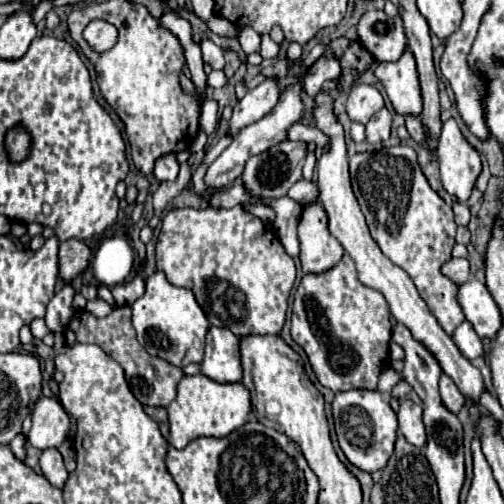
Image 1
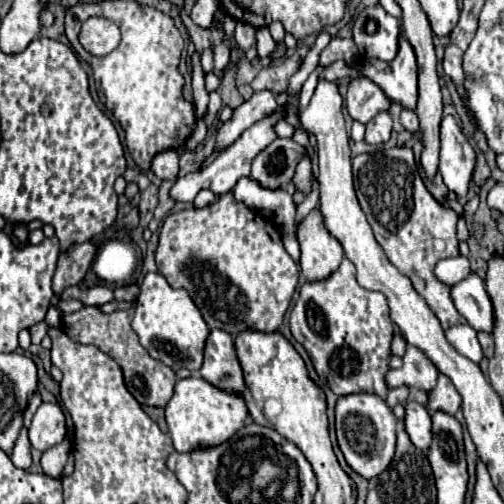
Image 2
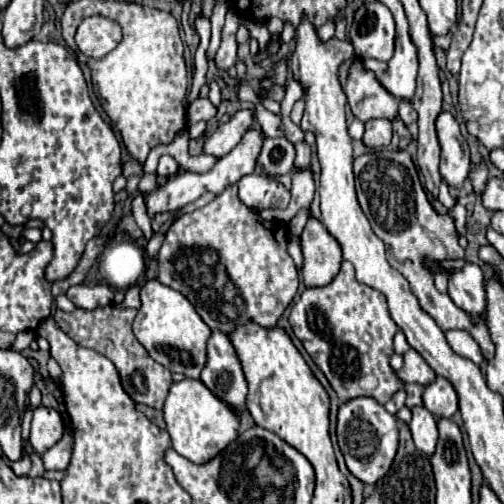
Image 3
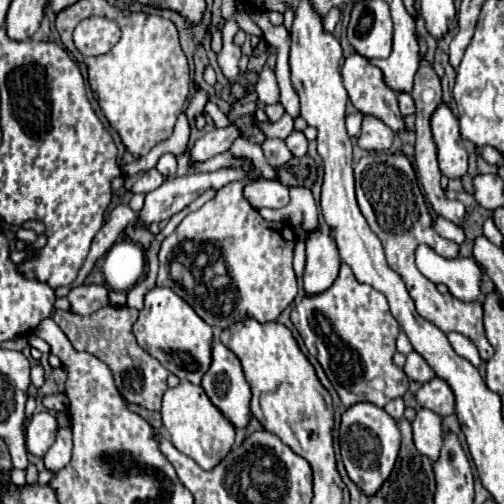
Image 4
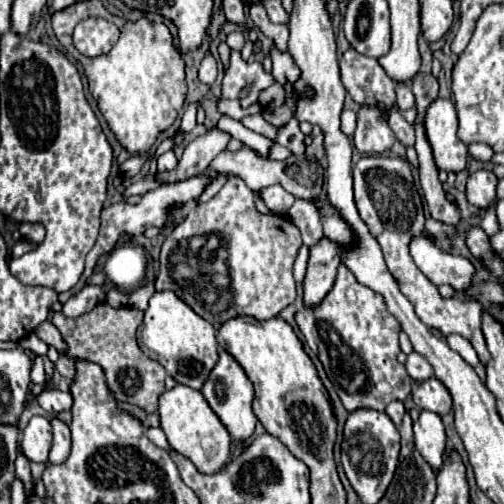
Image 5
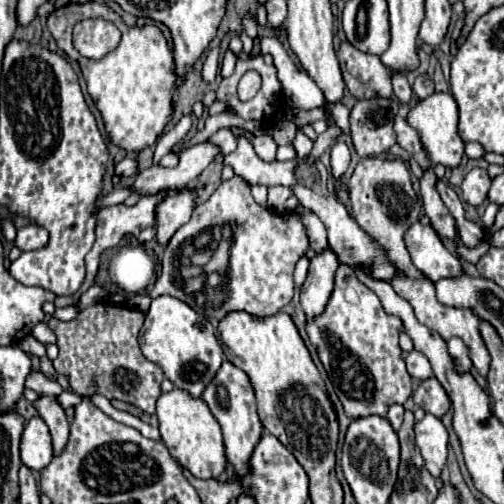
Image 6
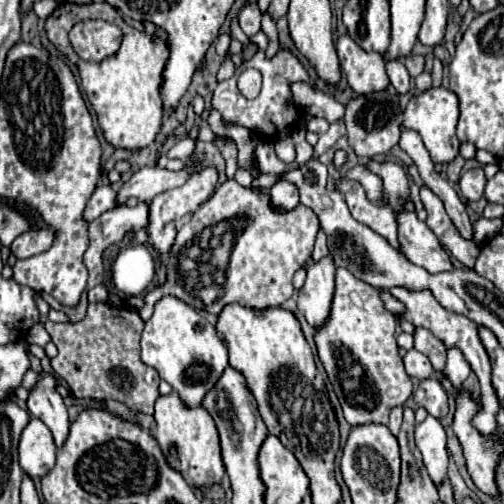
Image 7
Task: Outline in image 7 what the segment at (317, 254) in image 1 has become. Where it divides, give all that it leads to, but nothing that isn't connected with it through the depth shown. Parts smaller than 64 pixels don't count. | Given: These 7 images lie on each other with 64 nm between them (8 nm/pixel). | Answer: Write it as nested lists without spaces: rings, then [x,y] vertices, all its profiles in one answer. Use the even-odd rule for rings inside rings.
[[[330,256],[308,266],[308,276],[298,296],[298,308],[314,328],[328,318],[328,308],[334,296],[334,272],[336,264]]]

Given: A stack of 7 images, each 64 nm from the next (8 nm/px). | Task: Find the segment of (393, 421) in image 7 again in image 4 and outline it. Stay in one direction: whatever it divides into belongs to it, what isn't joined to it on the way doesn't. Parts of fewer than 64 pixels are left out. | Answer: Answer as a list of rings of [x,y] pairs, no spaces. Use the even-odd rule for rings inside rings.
[[[402,398],[390,400],[390,402],[384,406],[384,410],[386,410],[394,420],[400,420],[402,414],[404,414],[404,400],[402,400]]]

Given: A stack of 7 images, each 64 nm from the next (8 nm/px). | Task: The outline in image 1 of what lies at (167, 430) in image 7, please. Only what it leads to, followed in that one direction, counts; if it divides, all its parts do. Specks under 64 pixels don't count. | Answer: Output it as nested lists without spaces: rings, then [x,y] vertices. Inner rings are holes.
[[[204,374],[184,376],[178,384],[176,400],[168,406],[170,444],[180,450],[198,436],[226,436],[248,420],[250,410],[250,392],[242,382],[220,384]]]

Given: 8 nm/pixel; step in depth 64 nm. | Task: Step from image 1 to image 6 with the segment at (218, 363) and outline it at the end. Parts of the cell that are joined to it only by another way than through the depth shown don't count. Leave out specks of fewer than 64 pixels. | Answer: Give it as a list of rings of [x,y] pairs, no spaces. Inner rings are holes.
[[[224,358],[220,370],[212,378],[212,382],[206,386],[202,400],[208,404],[210,412],[214,414],[214,418],[222,426],[228,462],[234,466],[236,472],[246,472],[248,456],[252,454],[252,448],[256,446],[256,440],[260,440],[260,434],[262,434],[262,424],[260,424],[258,414],[256,414],[254,388],[250,384],[248,376],[244,376],[244,372],[240,368],[236,368],[230,360]]]

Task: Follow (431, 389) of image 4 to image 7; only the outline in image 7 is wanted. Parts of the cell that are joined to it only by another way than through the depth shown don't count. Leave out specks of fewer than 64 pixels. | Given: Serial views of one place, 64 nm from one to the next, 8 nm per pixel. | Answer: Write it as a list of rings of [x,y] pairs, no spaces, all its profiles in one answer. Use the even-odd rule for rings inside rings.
[[[426,378],[414,392],[414,402],[428,410],[430,416],[442,418],[448,414],[448,394],[438,378]]]

